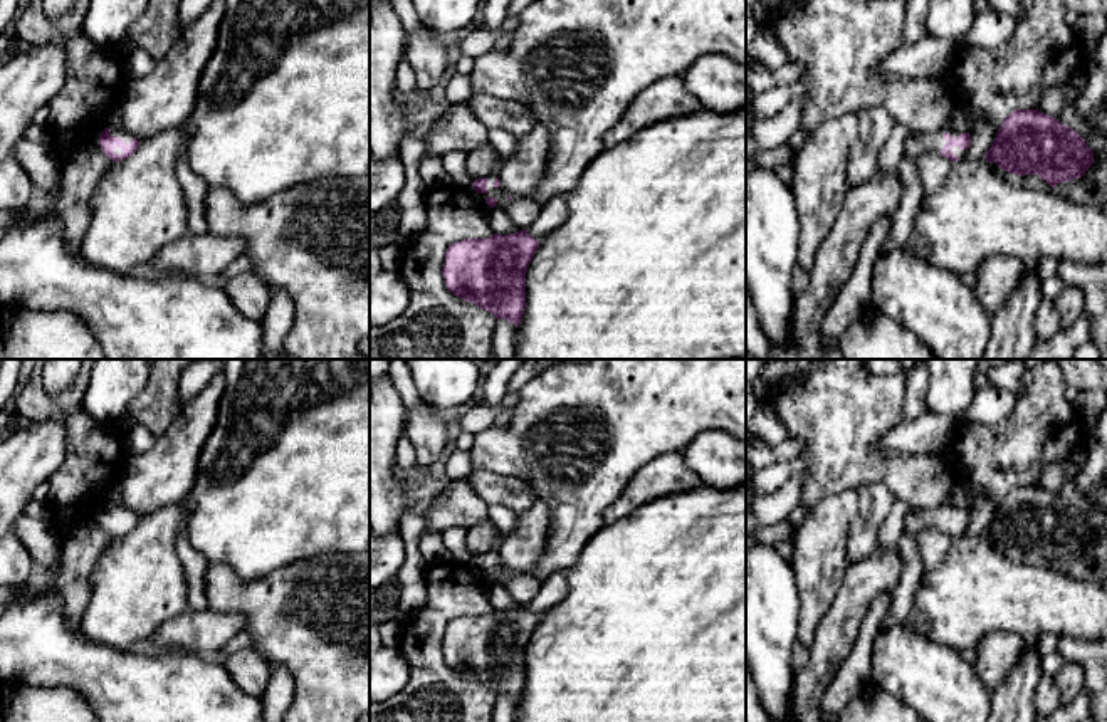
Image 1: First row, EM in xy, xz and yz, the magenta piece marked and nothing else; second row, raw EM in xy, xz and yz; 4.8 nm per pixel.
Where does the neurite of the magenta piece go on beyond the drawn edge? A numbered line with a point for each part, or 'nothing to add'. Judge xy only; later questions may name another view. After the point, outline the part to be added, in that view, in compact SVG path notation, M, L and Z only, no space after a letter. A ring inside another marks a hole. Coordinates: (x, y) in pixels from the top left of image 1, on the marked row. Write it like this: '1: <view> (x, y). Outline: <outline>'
1: xy (115, 131). Outline: M102 121L102 123L97 126L96 134L94 134L94 138L92 138L92 143L97 144L99 148L101 148L99 134L101 134L106 128L109 129L111 136L121 138L126 144L131 143L133 134L129 134L129 133L124 131L124 129L118 129L118 128L108 124L106 121Z

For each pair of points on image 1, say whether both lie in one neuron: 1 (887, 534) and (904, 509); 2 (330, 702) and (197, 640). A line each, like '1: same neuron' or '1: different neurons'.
1: same neuron
2: different neurons

